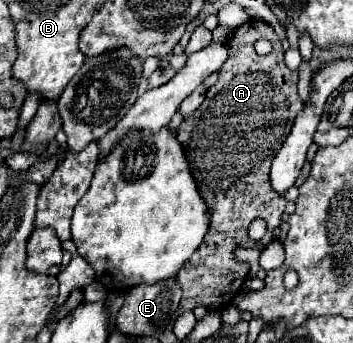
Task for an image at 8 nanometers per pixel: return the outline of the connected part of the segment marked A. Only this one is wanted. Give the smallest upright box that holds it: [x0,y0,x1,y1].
[177,20,303,308]

